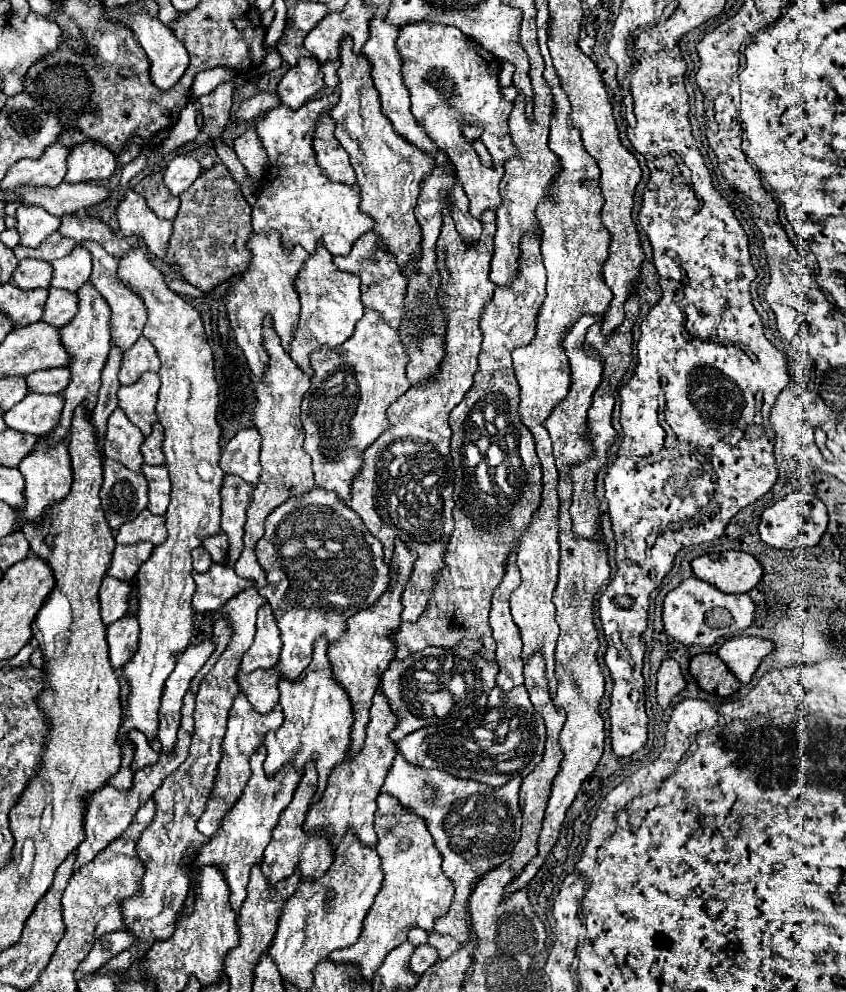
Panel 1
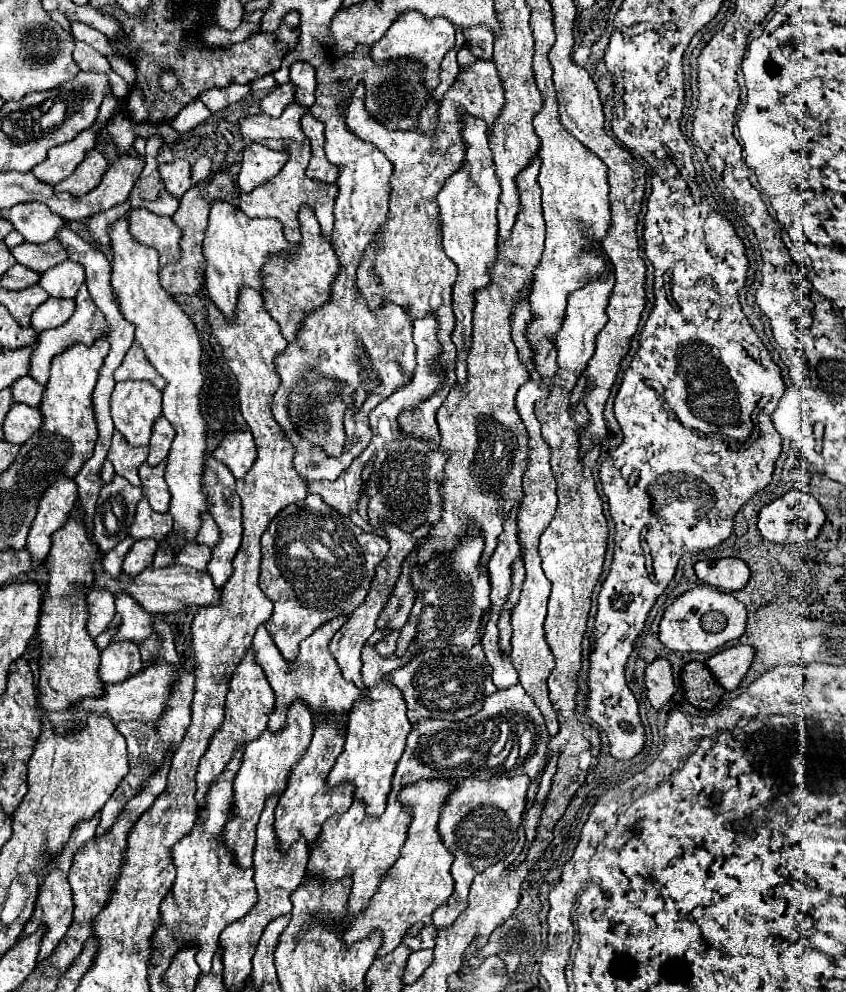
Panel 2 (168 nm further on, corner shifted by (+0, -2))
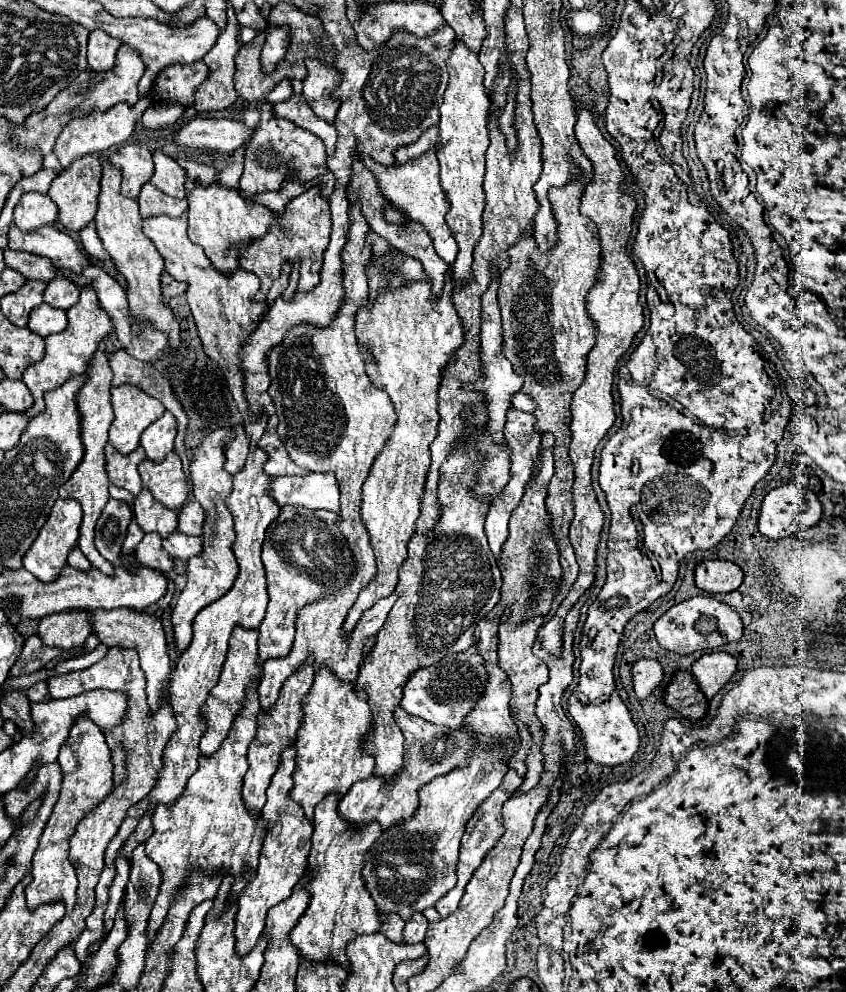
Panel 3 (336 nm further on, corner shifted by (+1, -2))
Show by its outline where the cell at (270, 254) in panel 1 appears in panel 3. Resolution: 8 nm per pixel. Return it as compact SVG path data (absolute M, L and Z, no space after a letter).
M186 181L186 191L188 191L188 237L192 243L202 245L206 257L212 261L212 265L230 275L236 271L240 265L240 251L238 245L246 245L252 241L262 239L274 221L274 213L266 207L256 207L252 203L244 203L238 191L226 189L220 185L208 185L200 187L194 181Z

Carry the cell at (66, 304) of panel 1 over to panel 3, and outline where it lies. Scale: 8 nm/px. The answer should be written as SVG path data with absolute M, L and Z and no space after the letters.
M42 303L40 307L36 307L30 313L28 327L34 333L38 333L40 337L48 337L52 333L60 333L60 331L66 329L66 311Z

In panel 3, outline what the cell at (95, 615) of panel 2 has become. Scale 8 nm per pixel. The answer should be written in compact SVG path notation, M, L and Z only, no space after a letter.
M68 609L44 617L38 625L38 635L50 647L70 649L82 647L92 633L92 613L88 609Z

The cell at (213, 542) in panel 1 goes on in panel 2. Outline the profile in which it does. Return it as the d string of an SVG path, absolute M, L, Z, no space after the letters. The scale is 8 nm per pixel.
M205 511L205 515L201 515L201 531L197 531L197 543L213 547L219 541L219 527L213 521L213 517Z

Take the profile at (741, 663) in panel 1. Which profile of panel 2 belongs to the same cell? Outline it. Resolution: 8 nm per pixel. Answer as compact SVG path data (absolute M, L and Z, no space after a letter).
M735 645L731 649L725 649L725 651L709 657L705 661L705 665L725 691L733 691L745 677L747 669L751 665L751 659L753 659L753 647Z

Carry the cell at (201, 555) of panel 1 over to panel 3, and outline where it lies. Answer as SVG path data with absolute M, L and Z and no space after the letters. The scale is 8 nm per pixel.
M174 531L166 539L162 539L162 547L168 551L172 559L188 561L190 557L196 557L202 553L202 537L190 537L180 531Z

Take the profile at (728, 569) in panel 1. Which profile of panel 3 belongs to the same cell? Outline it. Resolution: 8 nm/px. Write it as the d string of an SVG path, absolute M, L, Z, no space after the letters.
M700 561L696 587L706 593L730 593L742 585L742 569L732 561Z

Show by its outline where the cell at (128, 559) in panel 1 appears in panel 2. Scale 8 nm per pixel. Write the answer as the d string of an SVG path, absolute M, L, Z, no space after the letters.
M153 539L135 541L135 545L131 547L131 551L127 553L127 557L123 561L123 571L127 575L137 575L143 569L147 569L147 565L153 563L155 549L157 549L157 543Z

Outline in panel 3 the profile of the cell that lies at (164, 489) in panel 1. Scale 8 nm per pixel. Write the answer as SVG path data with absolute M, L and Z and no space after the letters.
M168 453L160 463L146 459L138 465L138 471L142 485L154 495L158 503L168 509L178 509L184 505L186 495L192 487L186 483L182 463L176 453Z

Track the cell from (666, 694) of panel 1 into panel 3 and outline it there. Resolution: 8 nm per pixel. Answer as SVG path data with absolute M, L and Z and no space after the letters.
M656 659L636 661L632 667L632 675L634 675L634 693L640 699L648 699L652 695L652 691L658 689L664 679L662 665Z

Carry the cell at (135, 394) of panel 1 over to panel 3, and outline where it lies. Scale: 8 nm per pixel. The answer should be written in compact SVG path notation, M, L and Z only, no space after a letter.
M136 385L112 387L110 393L114 407L110 443L122 455L132 453L140 445L140 435L144 433L144 429L152 425L166 411L166 407Z

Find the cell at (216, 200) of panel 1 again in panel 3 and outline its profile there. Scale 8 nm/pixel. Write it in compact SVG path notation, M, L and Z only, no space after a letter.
M166 271L162 273L162 295L164 298L173 298L176 295L182 295L186 293L186 283L180 283L176 279L172 279Z

